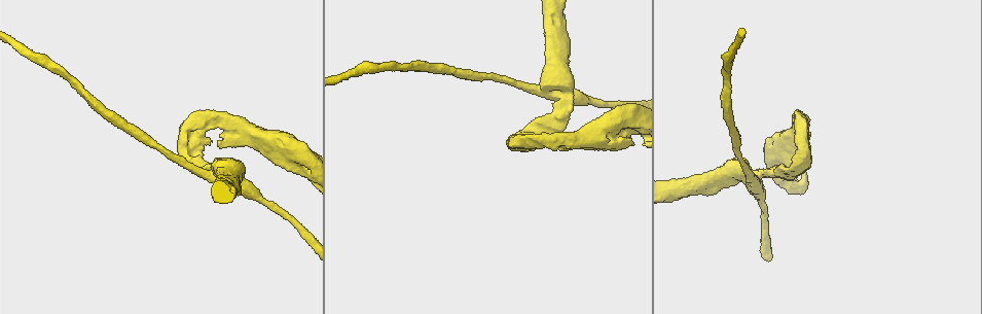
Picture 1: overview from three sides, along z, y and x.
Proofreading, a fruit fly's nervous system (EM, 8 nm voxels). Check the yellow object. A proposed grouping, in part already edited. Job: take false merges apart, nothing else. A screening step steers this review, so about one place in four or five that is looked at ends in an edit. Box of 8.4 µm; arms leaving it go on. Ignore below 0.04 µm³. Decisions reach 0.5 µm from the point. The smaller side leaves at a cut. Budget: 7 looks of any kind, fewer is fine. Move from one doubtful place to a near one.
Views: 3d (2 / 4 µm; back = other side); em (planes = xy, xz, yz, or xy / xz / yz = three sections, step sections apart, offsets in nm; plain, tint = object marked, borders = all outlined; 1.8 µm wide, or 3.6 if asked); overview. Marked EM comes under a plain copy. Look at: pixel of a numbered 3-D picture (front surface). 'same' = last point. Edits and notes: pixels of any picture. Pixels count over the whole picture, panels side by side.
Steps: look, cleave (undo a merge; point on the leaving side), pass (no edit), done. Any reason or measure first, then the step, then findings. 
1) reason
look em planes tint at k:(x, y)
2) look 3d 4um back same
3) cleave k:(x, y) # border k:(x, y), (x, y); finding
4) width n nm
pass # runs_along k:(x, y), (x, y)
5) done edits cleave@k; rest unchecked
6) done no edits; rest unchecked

sharp bend
look em 3.6um yz step 16 tint at 1:(189, 128)

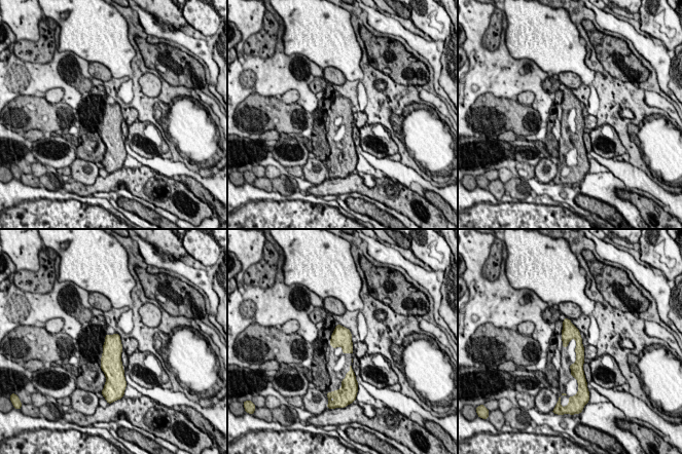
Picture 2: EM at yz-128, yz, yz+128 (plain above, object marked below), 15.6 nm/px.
look em 3.6um planes tint same

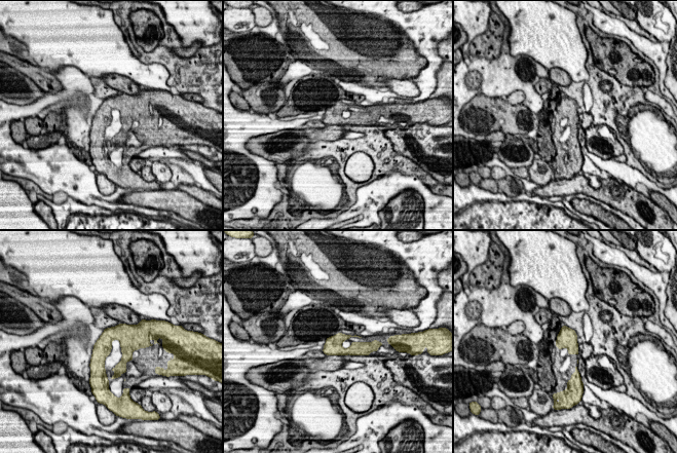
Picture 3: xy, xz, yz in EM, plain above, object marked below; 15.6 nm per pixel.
width 280 nm
pass # runs_along 3:(138, 344), (113, 336), (92, 370); one cell here

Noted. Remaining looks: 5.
thick turns thin
look 3d 4um at 1:(273, 145)

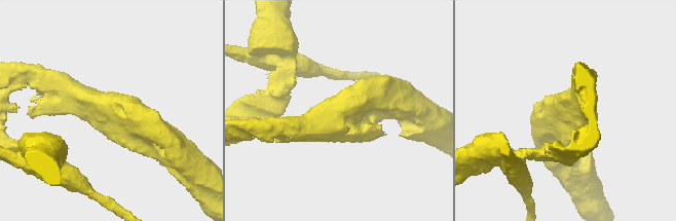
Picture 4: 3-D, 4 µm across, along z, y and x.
now the EM
look em xy step 16 tint at 4:(110, 113)

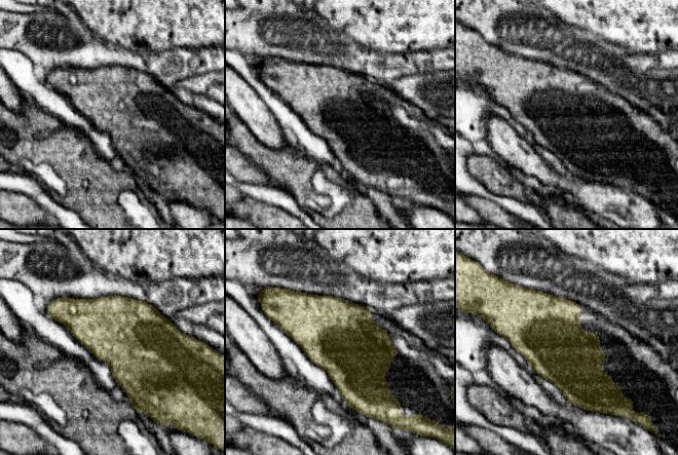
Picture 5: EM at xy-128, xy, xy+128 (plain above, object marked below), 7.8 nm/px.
look em planes tint same

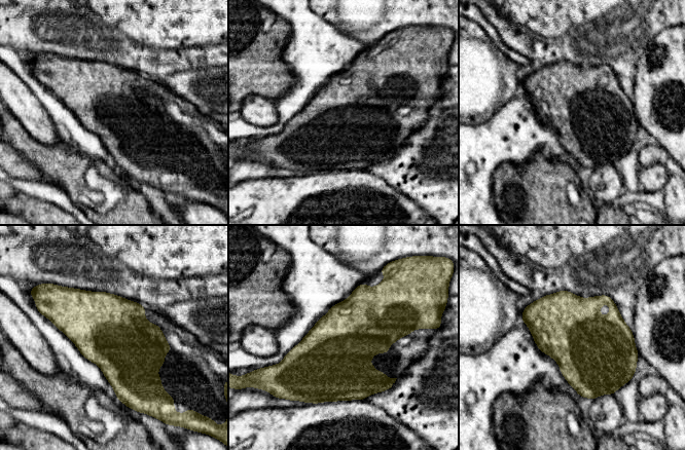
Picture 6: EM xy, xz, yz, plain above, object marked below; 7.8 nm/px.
pass # one cell here

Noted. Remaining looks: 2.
done no edits; rest unchecked

